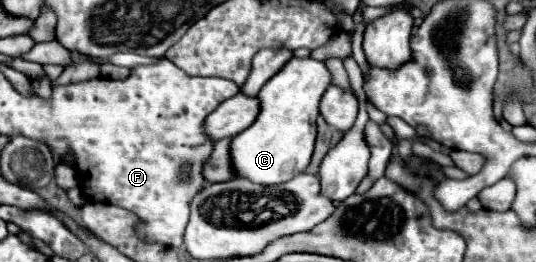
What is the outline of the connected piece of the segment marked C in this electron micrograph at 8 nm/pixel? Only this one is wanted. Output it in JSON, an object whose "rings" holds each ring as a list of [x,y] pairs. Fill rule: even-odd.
{"rings":[[[291,58],[257,94],[259,100],[259,116],[257,120],[243,130],[241,134],[237,134],[231,140],[231,166],[233,172],[239,178],[247,178],[255,184],[261,186],[273,186],[273,184],[283,184],[289,182],[291,178],[295,178],[297,174],[305,172],[313,154],[313,144],[315,144],[315,136],[317,136],[317,114],[319,114],[319,100],[323,96],[323,92],[327,90],[327,86],[331,84],[331,76],[327,72],[327,68],[323,66],[323,62],[313,60],[313,58]]]}

